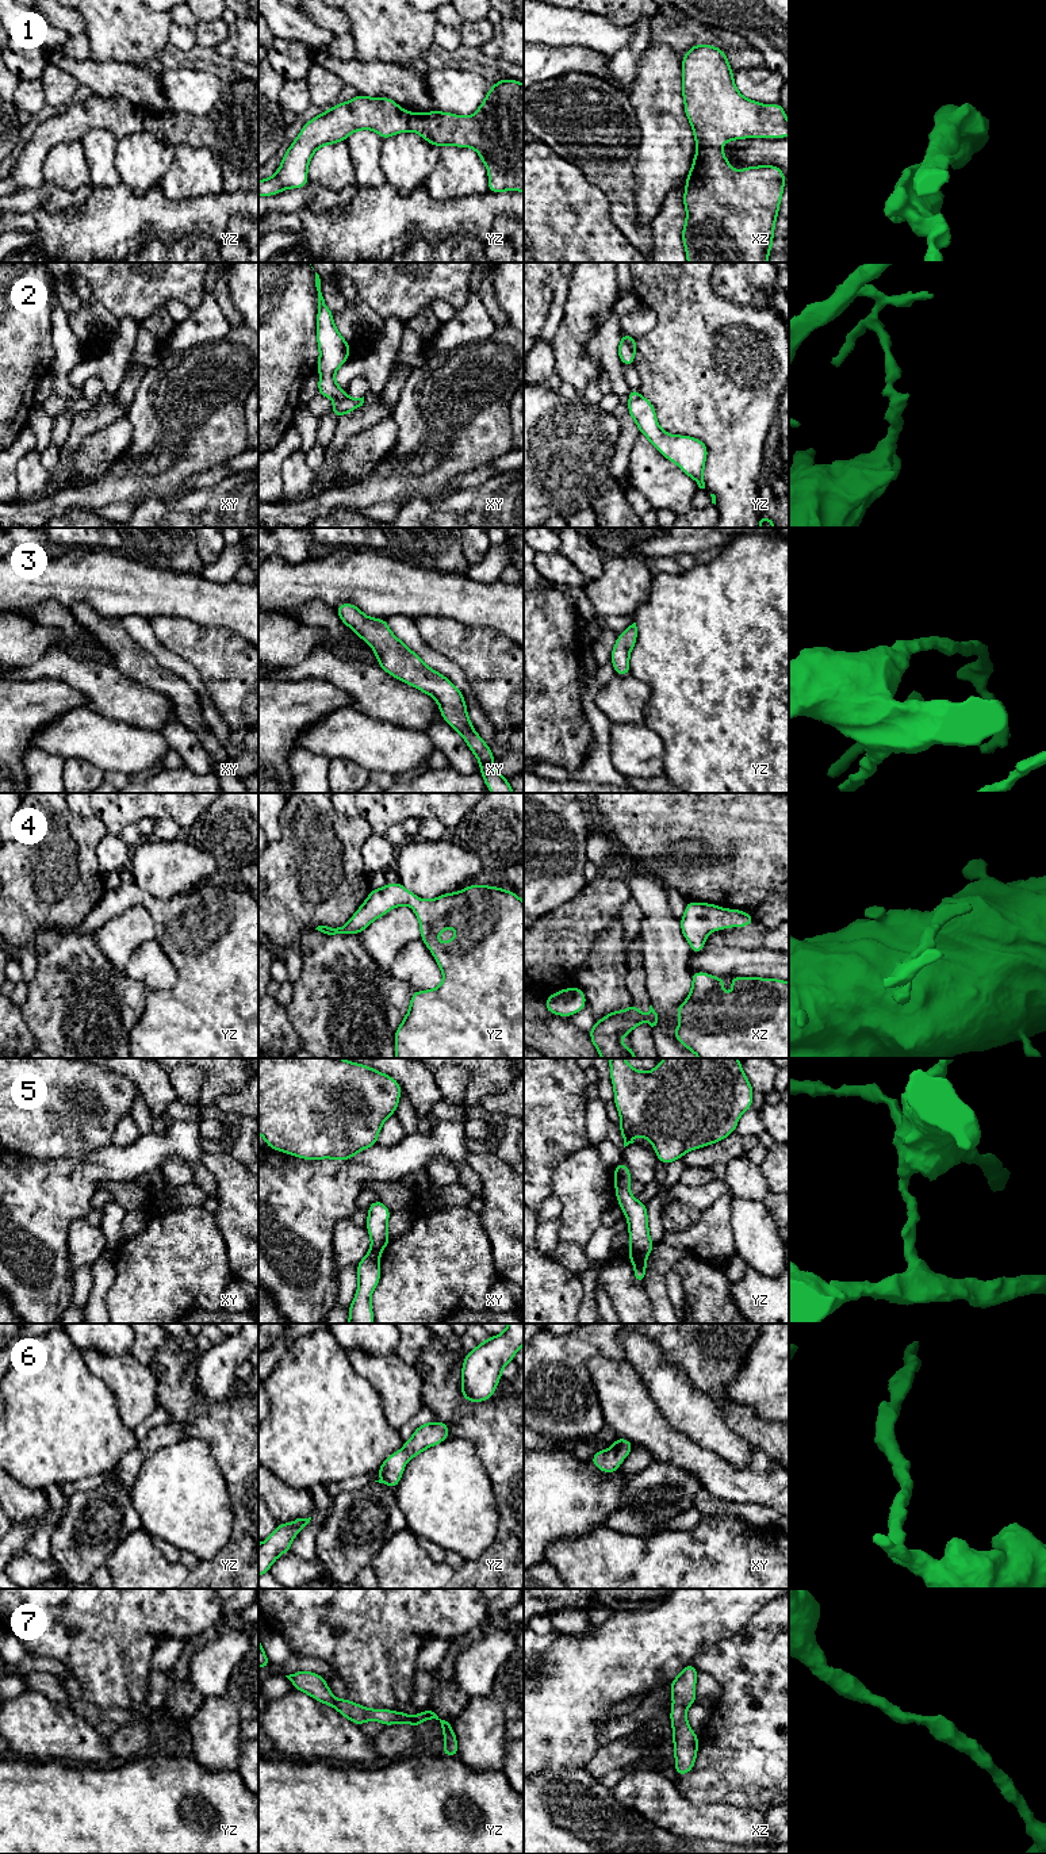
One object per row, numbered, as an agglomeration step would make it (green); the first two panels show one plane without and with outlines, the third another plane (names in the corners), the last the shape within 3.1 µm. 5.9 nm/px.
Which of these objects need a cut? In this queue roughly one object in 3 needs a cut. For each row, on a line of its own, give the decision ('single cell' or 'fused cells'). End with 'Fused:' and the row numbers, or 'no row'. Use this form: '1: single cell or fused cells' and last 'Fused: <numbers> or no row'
1: single cell
2: fused cells
3: single cell
4: single cell
5: fused cells
6: single cell
7: single cell
Fused: 2, 5

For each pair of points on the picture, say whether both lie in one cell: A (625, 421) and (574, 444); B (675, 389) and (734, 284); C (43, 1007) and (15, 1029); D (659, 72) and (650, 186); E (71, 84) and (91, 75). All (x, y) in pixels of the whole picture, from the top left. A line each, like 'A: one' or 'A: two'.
A: two
B: two
C: two
D: one
E: two

